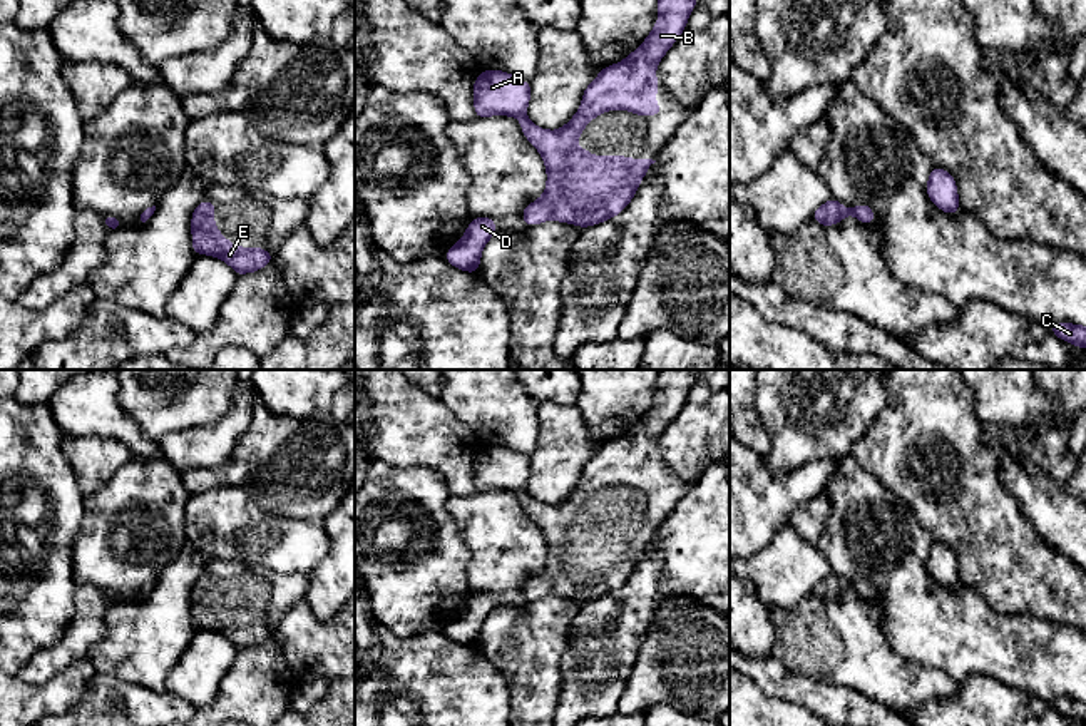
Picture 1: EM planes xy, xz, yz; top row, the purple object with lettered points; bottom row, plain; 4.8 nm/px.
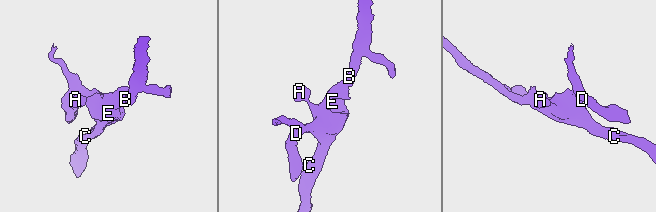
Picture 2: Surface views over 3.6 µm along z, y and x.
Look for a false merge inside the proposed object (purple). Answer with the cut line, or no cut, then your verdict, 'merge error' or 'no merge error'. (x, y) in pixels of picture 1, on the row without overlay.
cut none; no merge error

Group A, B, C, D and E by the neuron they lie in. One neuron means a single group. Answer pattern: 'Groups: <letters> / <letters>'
Groups: A B C D E

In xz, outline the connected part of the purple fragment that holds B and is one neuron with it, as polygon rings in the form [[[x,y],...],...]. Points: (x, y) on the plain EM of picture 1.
[[[659,370],[659,393],[648,413],[622,437],[601,445],[601,448],[584,465],[582,477],[576,490],[559,505],[540,504],[527,493],[525,485],[530,475],[530,458],[500,445],[482,445],[475,453],[475,492],[517,492],[524,510],[544,534],[547,560],[544,569],[522,585],[522,594],[527,601],[556,594],[561,597],[577,599],[584,604],[591,599],[599,599],[617,591],[629,579],[646,545],[656,535],[628,534],[624,530],[589,530],[589,522],[584,520],[579,525],[576,522],[576,515],[581,512],[581,505],[602,487],[624,483],[638,490],[658,490],[663,485],[658,477],[661,465],[659,452],[653,452],[651,448],[658,445],[659,435],[684,405],[696,378],[694,370]]]

